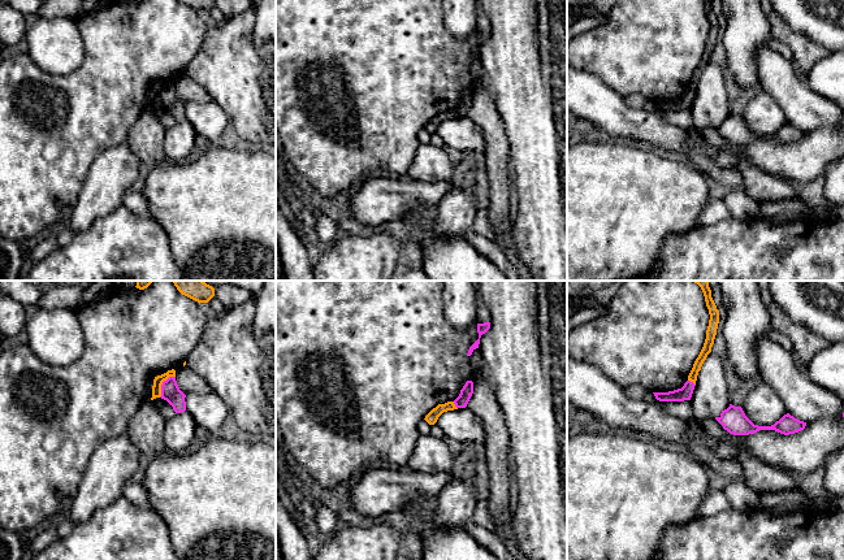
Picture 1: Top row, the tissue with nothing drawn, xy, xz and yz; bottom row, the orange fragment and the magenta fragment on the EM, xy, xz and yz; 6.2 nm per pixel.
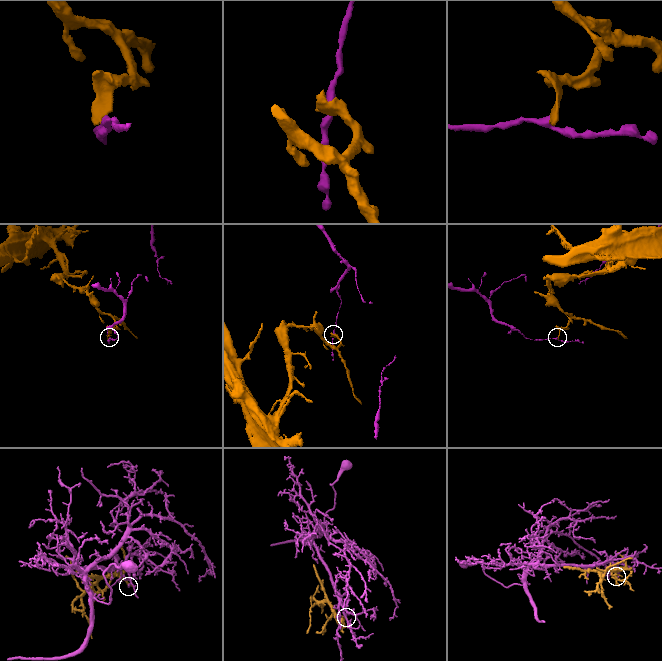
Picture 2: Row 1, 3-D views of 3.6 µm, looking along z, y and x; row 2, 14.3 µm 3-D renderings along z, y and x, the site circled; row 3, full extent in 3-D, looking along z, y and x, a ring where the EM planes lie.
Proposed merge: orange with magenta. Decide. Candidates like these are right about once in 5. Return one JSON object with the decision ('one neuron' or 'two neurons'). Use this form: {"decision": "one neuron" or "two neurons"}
{"decision": "two neurons"}

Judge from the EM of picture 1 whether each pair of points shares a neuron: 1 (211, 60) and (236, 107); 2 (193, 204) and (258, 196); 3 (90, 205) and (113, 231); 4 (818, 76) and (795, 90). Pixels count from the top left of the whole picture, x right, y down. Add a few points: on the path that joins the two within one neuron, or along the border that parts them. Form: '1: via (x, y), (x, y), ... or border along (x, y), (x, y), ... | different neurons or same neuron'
1: via (223, 72), (236, 85), (236, 95) | same neuron
2: via (208, 204), (242, 204) | same neuron
3: border along (121, 204), (98, 217), (86, 229), (74, 233) | different neurons
4: border along (803, 78), (813, 90), (830, 100) | different neurons

